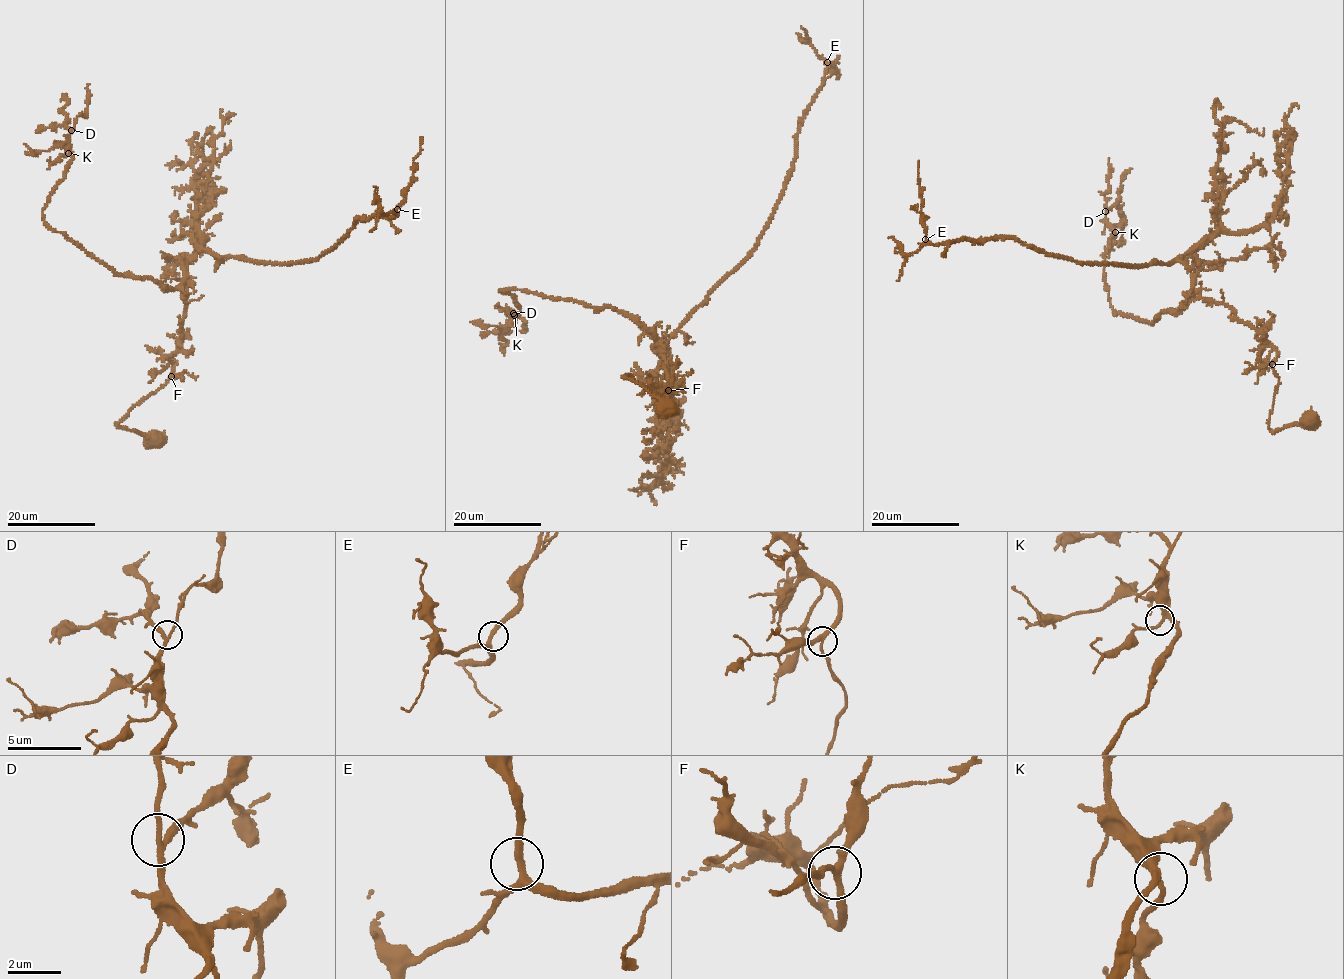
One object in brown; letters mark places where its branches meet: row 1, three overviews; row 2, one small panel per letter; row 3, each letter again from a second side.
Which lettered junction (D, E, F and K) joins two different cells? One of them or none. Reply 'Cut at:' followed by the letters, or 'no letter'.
Cut at: no letter

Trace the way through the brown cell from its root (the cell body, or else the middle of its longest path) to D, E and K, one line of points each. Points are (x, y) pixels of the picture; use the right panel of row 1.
D: (1308, 418), (1271, 430), (1277, 350), (1227, 306), (1193, 292), (1154, 324), (1114, 314), (1105, 211)
E: (1308, 418), (1271, 430), (1277, 350), (1193, 290), (1189, 254), (1093, 264), (1012, 238), (925, 239)
K: (1308, 418), (1271, 430), (1277, 350), (1227, 306), (1193, 292), (1154, 324), (1114, 314), (1104, 273), (1115, 232)

